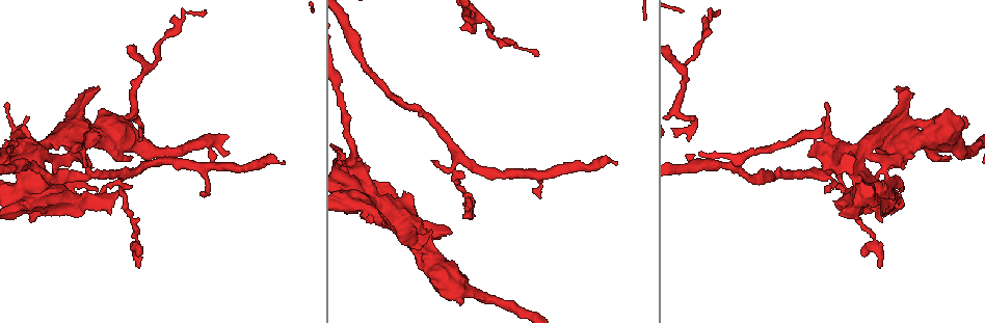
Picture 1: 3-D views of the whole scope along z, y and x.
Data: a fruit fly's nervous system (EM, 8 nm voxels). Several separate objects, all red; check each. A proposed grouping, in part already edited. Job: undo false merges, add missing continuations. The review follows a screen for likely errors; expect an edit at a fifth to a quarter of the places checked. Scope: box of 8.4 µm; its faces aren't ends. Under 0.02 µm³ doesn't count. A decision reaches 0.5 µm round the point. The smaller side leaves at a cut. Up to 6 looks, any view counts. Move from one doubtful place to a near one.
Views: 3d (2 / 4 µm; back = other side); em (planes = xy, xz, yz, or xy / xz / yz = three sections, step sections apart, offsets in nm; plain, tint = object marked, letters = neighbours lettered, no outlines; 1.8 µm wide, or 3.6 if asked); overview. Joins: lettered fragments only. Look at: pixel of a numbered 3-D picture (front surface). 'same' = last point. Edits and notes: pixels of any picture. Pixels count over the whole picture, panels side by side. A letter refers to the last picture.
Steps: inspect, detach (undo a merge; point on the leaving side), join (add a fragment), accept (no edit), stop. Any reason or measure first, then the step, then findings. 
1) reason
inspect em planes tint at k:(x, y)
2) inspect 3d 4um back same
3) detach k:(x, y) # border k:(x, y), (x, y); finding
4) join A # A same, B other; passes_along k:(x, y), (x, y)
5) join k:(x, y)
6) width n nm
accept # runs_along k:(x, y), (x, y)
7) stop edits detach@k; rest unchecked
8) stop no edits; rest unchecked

an open end
inspect em planes letters at 1:(284, 162)

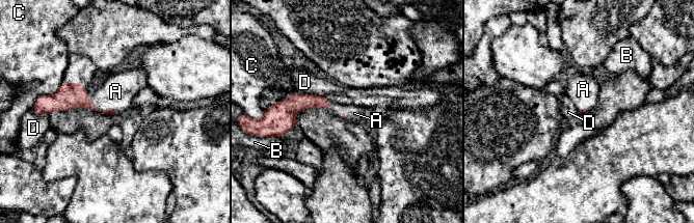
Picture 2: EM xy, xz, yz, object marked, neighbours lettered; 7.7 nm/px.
longest_contact D 440 nm
join A # A same, B other, C other, D other; it goes on there

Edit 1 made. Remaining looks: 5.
redraw
inspect overview

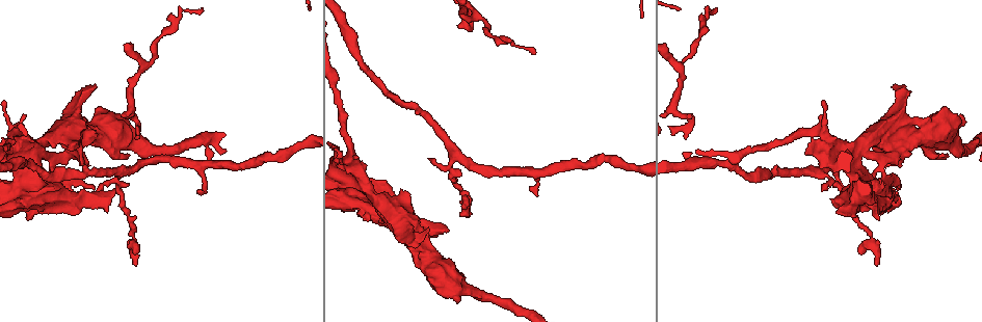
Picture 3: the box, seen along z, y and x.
closes a loop
inspect 3d 2um at 3:(37, 148)

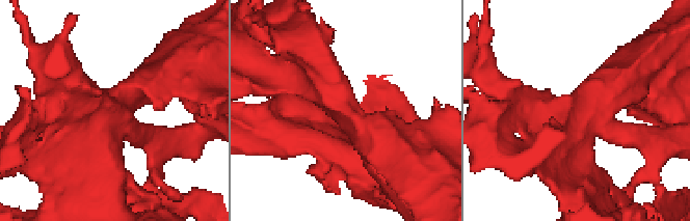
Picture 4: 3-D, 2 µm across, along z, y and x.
shape alone is not enough
inspect em planes tint at 4:(348, 115)

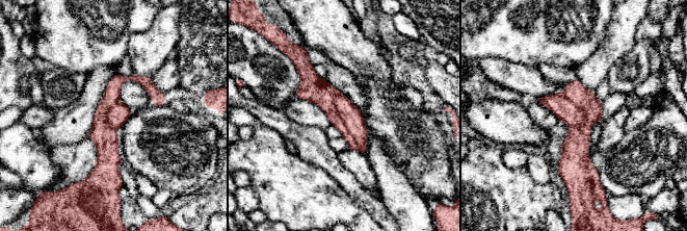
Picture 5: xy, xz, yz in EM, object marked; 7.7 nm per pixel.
inspect em planes letters same

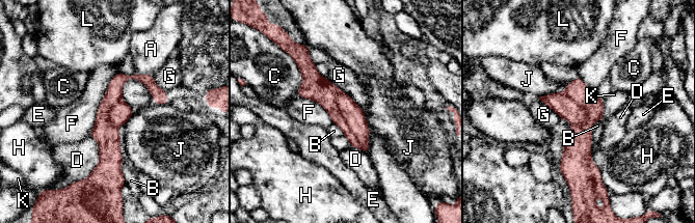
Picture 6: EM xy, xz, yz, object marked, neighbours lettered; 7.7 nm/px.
accept # A other, B other, C other, D other, E other, F other, G other, H other, J other, K other, L other; border 6:(133, 78), (124, 126); one cell here

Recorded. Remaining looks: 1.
stop edits join@2; rest unchecked

